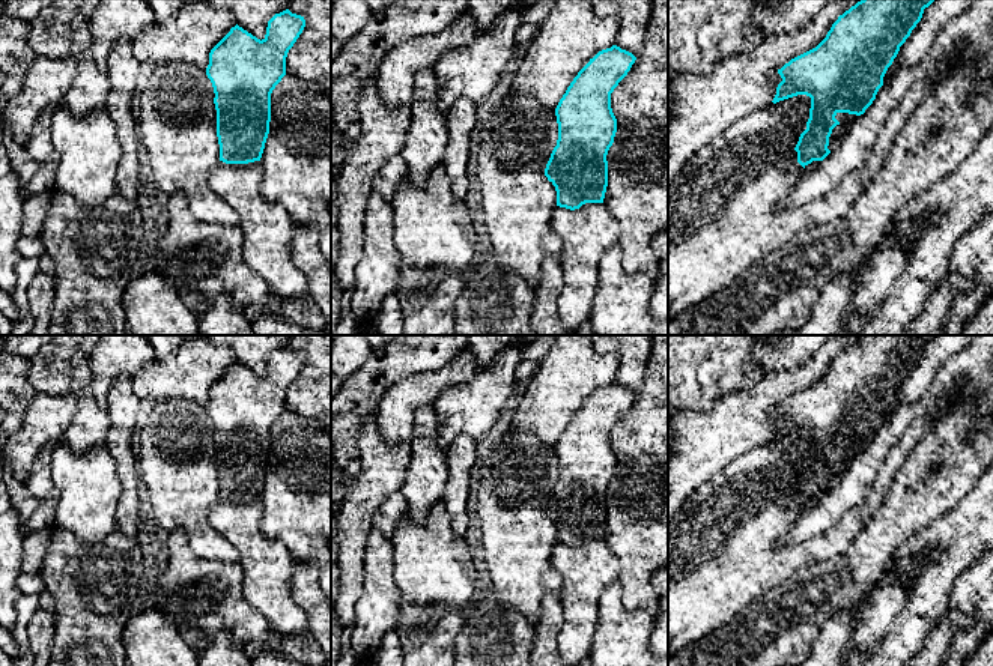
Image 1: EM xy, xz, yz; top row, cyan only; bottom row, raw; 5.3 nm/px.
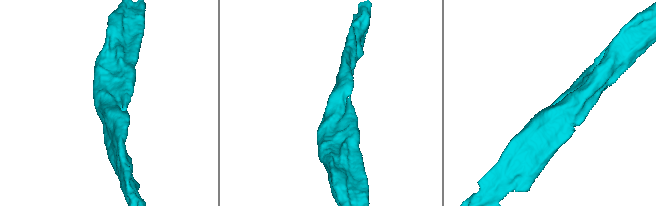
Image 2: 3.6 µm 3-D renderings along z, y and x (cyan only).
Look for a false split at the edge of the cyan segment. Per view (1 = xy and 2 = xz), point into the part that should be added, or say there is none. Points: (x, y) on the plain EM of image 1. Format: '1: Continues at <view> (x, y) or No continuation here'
1: No continuation here
2: No continuation here

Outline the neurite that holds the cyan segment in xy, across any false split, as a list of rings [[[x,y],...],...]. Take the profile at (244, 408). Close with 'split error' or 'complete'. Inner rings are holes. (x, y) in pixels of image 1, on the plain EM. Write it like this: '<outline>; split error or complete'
[[[289,346],[275,350],[266,364],[266,371],[260,377],[238,361],[211,386],[206,412],[214,424],[214,440],[217,447],[217,474],[220,481],[220,498],[226,501],[248,501],[260,498],[269,471],[271,430],[286,412],[286,394],[305,364],[301,352]]]; complete

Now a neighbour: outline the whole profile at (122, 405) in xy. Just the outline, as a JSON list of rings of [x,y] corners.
[[[120,376],[108,389],[110,430],[104,445],[116,462],[116,472],[122,483],[116,505],[116,529],[132,540],[138,540],[138,525],[146,514],[138,499],[138,475],[134,466],[132,445],[140,403],[129,376]]]

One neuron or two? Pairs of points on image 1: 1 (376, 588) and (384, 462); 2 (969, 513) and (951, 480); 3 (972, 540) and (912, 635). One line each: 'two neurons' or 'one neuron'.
1: two neurons
2: two neurons
3: one neuron

